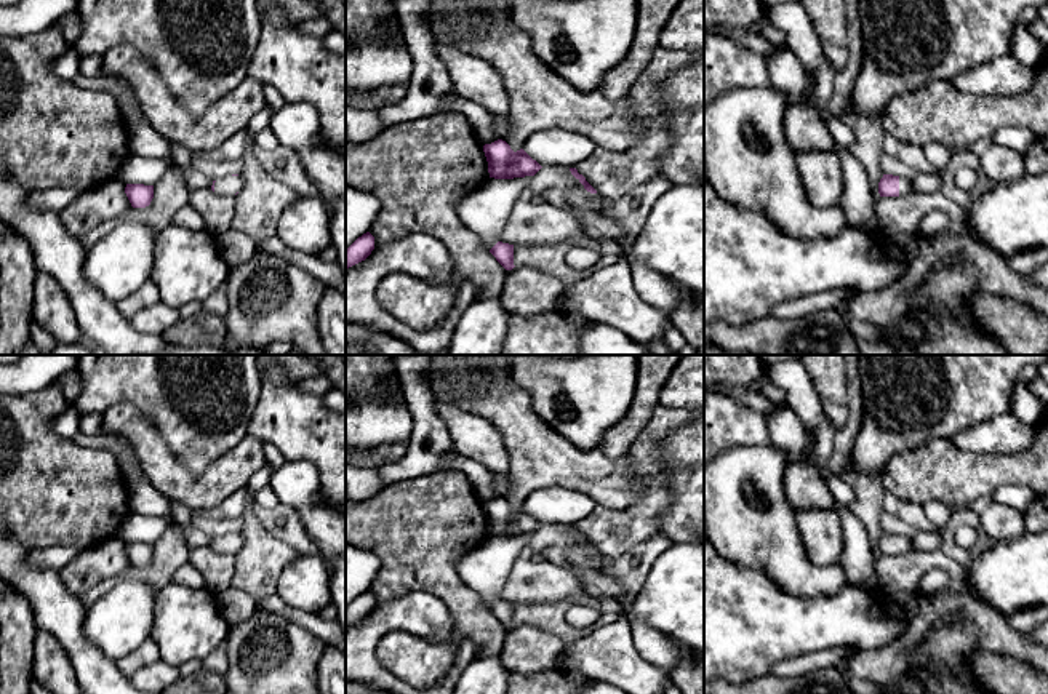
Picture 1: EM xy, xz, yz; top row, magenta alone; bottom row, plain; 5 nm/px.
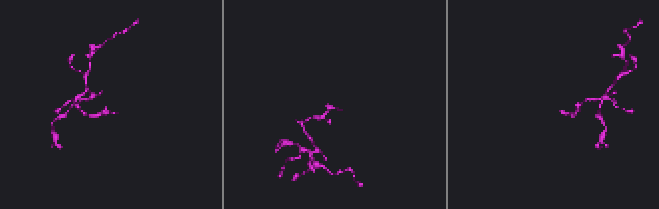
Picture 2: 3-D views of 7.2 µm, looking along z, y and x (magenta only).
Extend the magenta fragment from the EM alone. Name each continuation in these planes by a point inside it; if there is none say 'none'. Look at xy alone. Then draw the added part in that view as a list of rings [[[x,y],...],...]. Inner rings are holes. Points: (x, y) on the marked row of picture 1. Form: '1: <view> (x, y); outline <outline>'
1: xy (229, 186); outline [[[224,176],[214,182],[214,192],[226,197],[235,197],[242,189],[242,177],[238,176]]]

